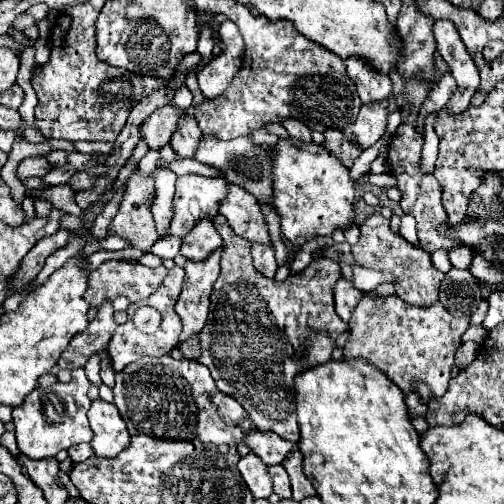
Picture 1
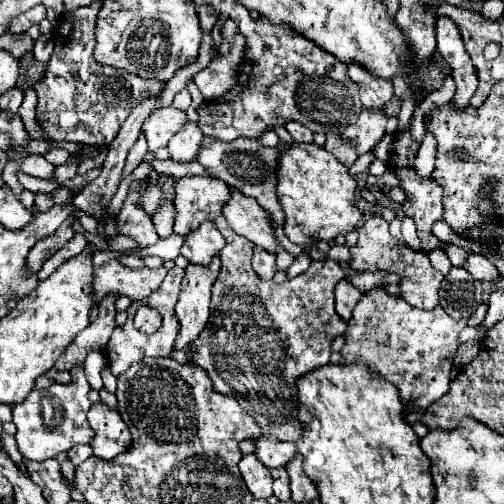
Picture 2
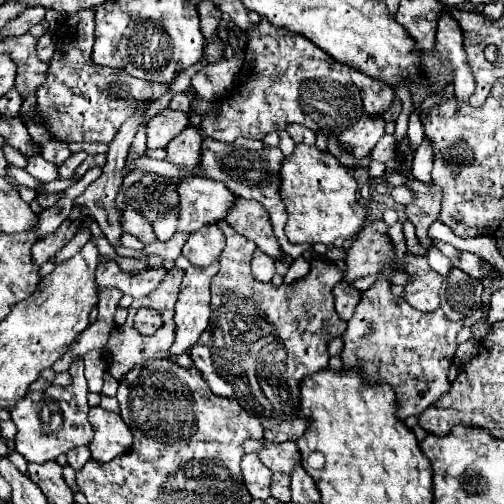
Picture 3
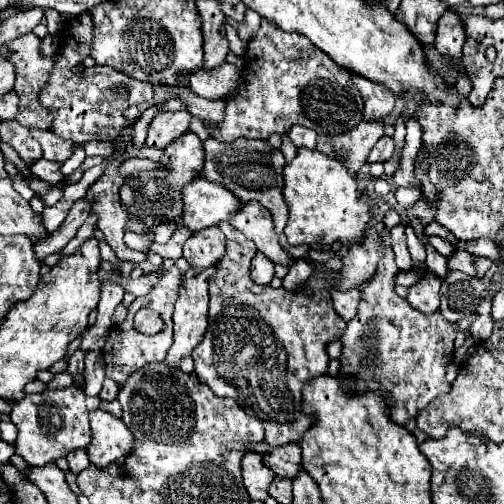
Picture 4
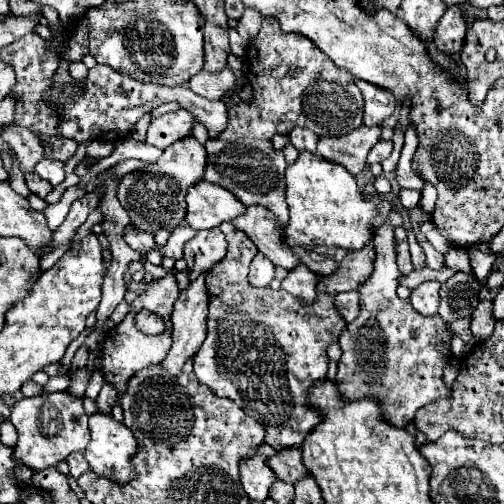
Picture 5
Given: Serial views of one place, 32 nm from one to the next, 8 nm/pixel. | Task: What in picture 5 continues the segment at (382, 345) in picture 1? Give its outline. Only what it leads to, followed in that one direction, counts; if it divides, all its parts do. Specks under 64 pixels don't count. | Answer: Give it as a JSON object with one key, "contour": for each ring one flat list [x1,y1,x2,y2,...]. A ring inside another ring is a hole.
{"contour":[[384,220,376,228,374,250,376,250,376,262,374,262,372,276,358,290,360,292,360,316,354,322,346,324,346,328,340,334,342,358,338,362,336,386,338,386,338,392,344,402,374,398,380,404,382,418,396,428,404,428,406,424,412,422,418,408,450,394,450,388,442,382,442,370,444,370,448,358,452,356,452,352,450,352,452,334,448,332,446,322,440,320,438,314,436,316,420,316,408,300,400,300,396,296,401,273,396,262,394,226,388,220]]}

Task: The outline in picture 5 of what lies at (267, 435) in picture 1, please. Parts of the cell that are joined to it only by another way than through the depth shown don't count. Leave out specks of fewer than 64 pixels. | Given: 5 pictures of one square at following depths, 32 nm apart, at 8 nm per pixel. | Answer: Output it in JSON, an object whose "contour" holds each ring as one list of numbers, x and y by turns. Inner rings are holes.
{"contour":[[292,448,292,450,278,450,276,456,268,458,270,468,278,474,280,480,296,484,298,480,302,480,304,476,308,476,308,468,304,468,302,464,302,450,300,448]]}

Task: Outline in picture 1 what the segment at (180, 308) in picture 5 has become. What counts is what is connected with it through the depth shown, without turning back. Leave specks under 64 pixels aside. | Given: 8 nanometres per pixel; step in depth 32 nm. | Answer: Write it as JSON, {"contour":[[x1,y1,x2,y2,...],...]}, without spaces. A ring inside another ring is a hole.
{"contour":[[216,250,208,260,204,260,204,262,200,262,200,264,196,264,196,262,190,262,188,260,188,264,186,264,186,276,184,276,184,284,182,284,182,292,180,292,180,298,178,298,178,302,176,302,176,314,180,316,180,320,182,320,182,334,180,334,180,342,178,342,178,346,182,344,182,342,186,342,188,338,192,338,194,334,198,334,202,328,204,328,204,324,206,324,206,320,208,320,208,306,210,306,210,292,212,292,212,286,214,286,214,282,216,282,216,278,220,276,220,254,222,254,222,250]]}

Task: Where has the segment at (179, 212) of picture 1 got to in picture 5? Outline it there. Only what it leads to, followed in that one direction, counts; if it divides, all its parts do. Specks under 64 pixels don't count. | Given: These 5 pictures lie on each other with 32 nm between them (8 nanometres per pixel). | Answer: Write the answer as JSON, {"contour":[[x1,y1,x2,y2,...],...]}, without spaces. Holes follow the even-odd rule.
{"contour":[[202,180,202,184,196,184,196,188,188,190,186,196,188,202,188,216,186,222,194,230,204,230,204,228,216,228,222,222,230,222,246,212,246,206,232,196,232,192,208,184]]}

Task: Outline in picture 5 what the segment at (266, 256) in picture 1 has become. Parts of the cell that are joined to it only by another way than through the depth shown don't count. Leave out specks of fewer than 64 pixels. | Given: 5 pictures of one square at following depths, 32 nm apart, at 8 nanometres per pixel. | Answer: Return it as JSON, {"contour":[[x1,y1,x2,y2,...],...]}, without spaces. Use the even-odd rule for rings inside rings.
{"contour":[[258,252,250,264,248,282,256,288,266,288,266,286,270,286,272,280,274,280,274,264,264,254]]}

